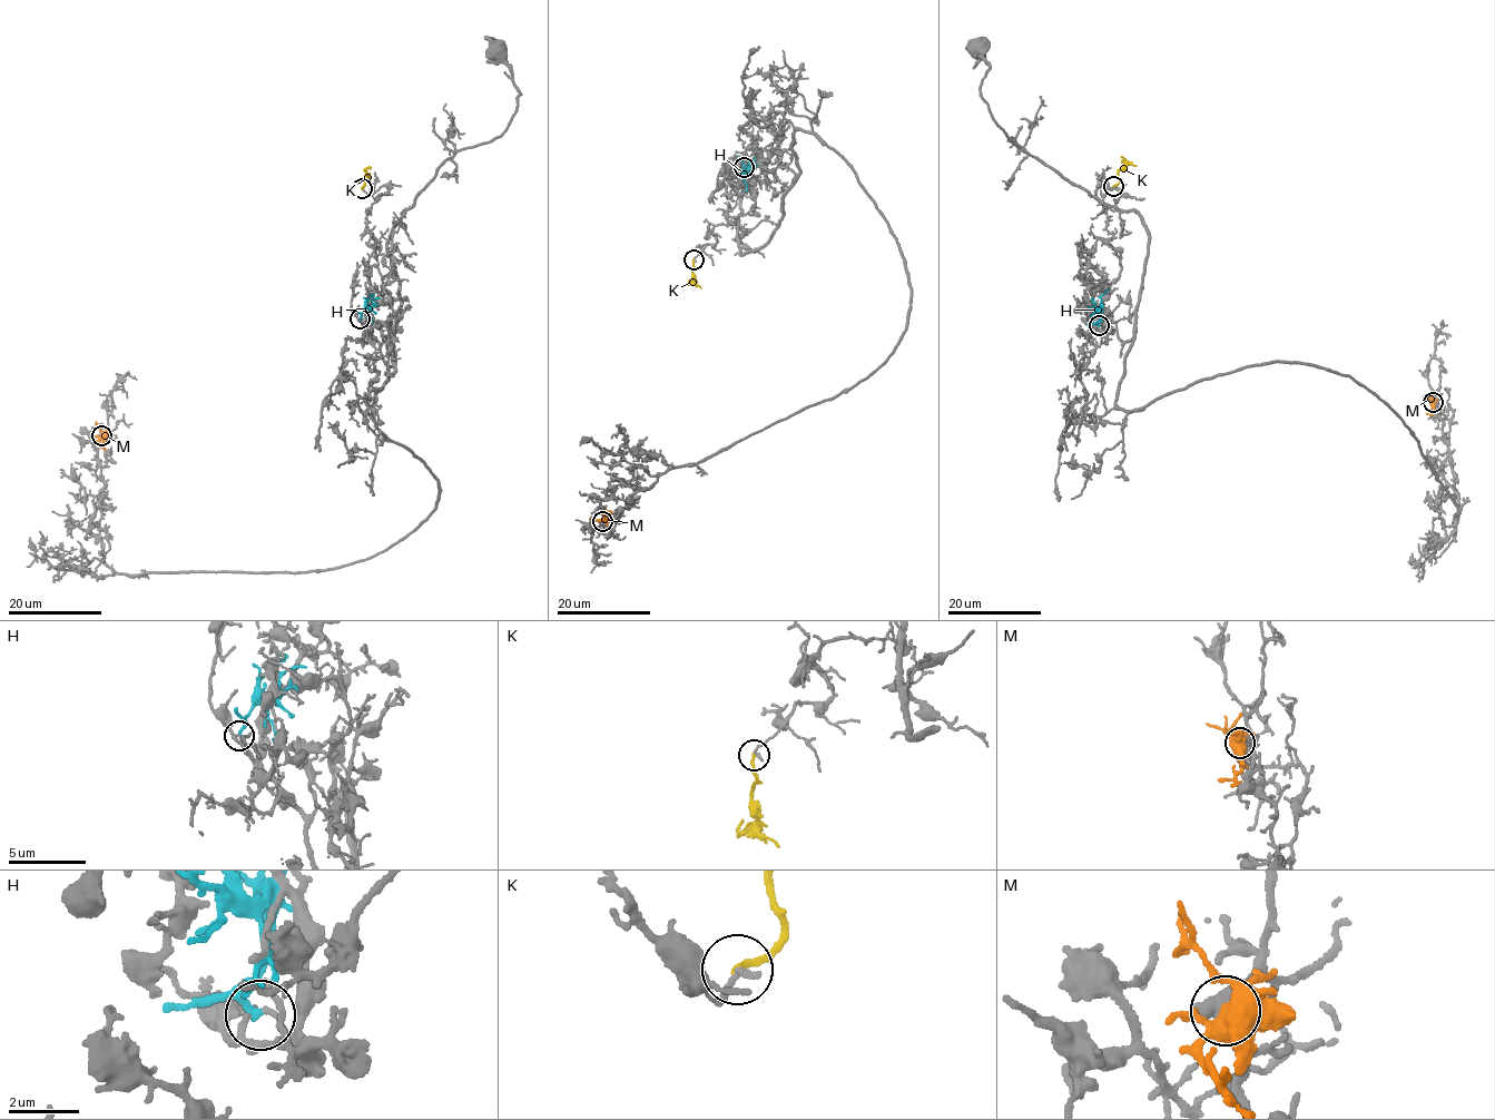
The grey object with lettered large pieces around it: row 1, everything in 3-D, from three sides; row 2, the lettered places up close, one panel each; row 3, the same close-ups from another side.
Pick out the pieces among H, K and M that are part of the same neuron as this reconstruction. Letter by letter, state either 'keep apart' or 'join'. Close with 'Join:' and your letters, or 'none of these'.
H: keep apart
K: keep apart
M: keep apart
Join: none of these

